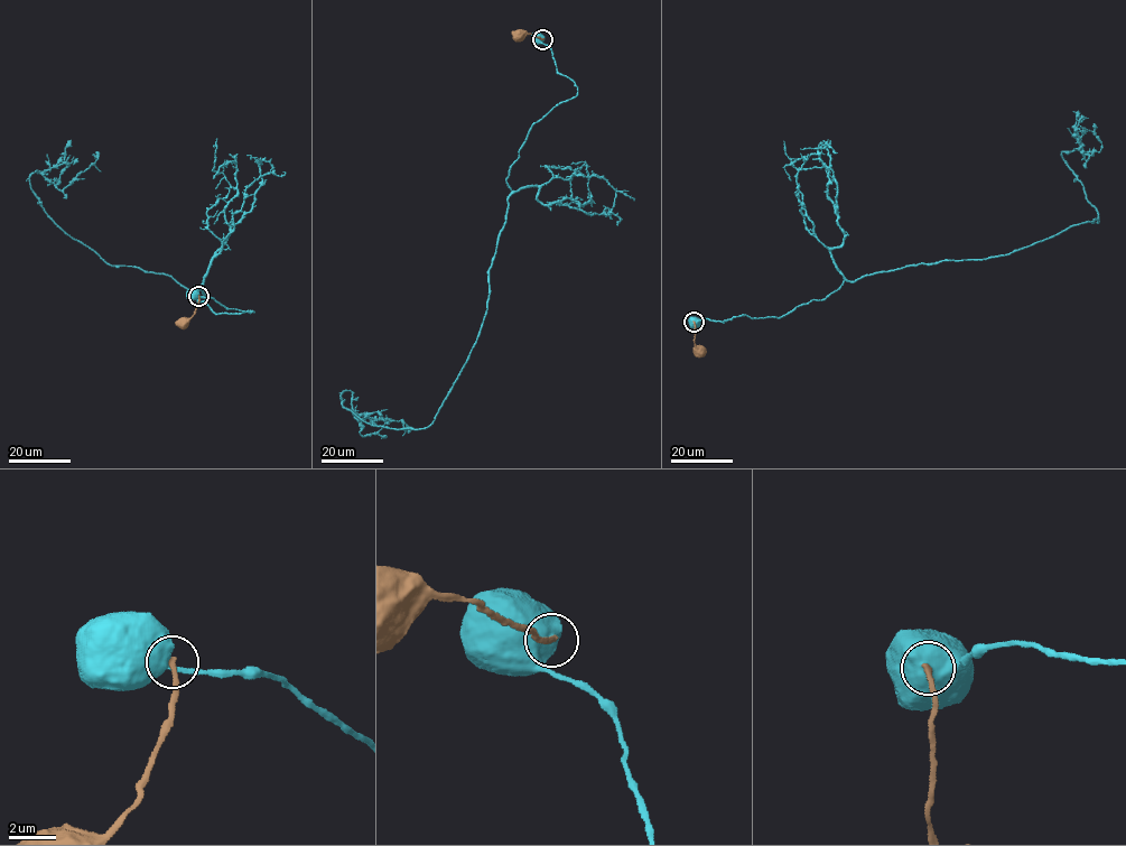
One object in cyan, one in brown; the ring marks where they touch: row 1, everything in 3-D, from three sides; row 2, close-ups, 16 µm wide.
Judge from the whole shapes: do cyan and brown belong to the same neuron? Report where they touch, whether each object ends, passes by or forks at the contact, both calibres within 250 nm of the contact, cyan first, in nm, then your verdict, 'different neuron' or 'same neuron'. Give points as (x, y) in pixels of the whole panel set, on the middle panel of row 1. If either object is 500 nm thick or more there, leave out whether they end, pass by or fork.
place (542, 39); calibres 1000 and 240 nm; different neuron

